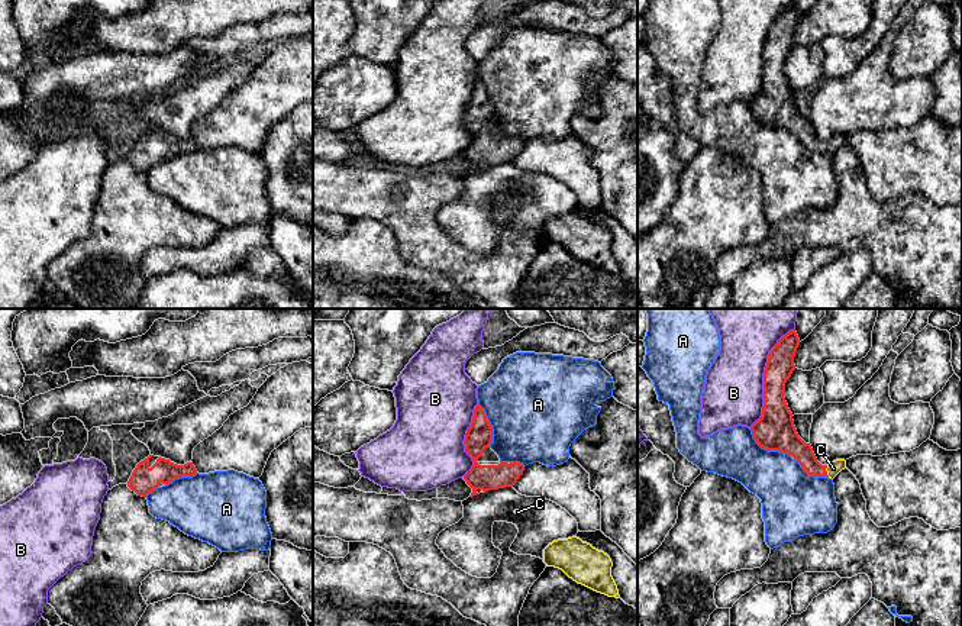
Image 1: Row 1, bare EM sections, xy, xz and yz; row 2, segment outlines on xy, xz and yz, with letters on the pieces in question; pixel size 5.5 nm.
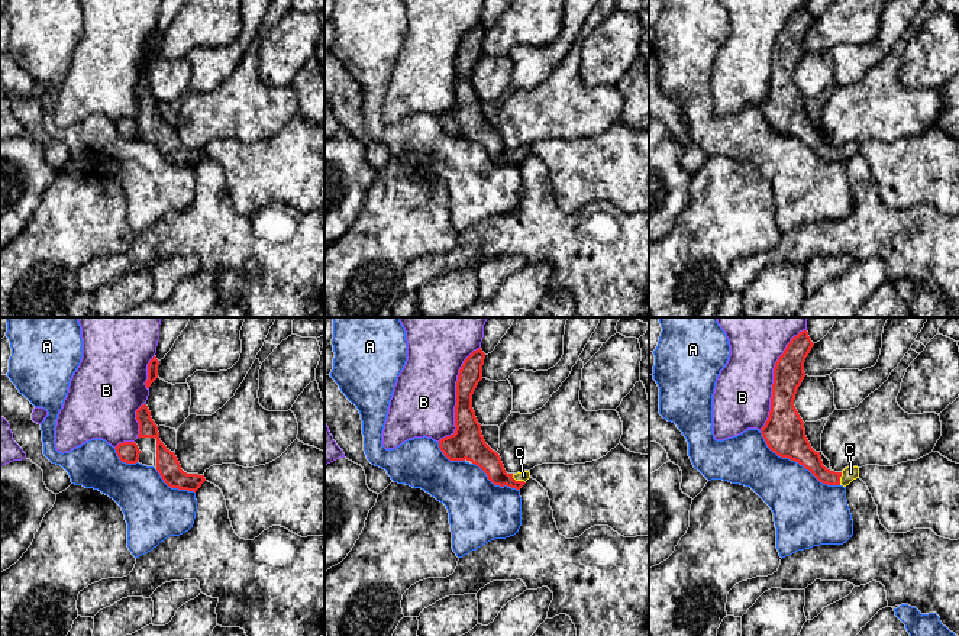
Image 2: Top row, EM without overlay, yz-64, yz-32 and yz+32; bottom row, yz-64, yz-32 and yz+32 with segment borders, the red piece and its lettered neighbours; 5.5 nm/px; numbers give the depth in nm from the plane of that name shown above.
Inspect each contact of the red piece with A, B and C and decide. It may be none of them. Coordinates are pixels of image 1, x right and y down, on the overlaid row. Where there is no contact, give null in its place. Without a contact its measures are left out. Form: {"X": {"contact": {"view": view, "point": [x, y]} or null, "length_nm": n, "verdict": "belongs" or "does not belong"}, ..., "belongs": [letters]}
{"A": {"contact": {"view": "yz", "point": [767, 449]}, "length_nm": 280, "verdict": "does not belong"}, "B": {"contact": {"view": "yz", "point": [764, 377]}, "length_nm": 600, "verdict": "does not belong"}, "C": {"contact": {"view": "yz", "point": [826, 471]}, "length_nm": 70, "verdict": "belongs"}, "belongs": ["C"]}

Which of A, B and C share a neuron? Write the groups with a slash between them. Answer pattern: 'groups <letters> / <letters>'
groups A / B / C

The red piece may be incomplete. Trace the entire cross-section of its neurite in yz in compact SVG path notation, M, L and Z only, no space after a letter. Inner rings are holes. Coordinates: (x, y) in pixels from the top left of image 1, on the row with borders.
M794 329L782 336L769 352L764 372L762 416L750 426L750 430L761 448L792 456L808 475L833 480L846 468L846 461L836 459L829 465L817 461L811 445L798 436L784 397L785 383L795 370L794 356L798 345L800 339Z

